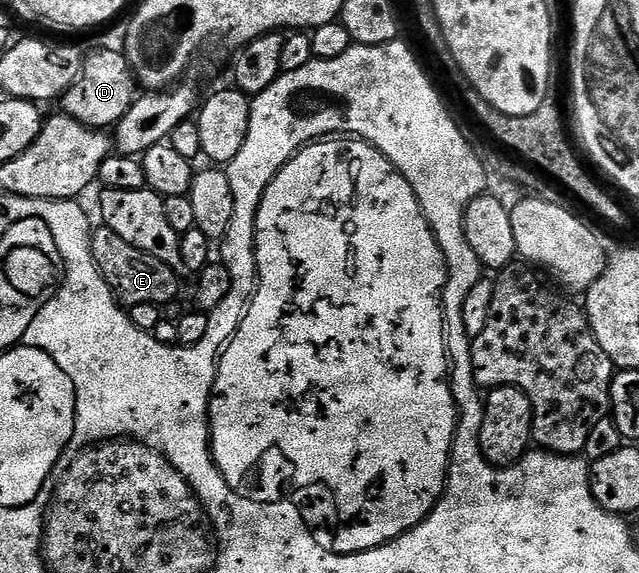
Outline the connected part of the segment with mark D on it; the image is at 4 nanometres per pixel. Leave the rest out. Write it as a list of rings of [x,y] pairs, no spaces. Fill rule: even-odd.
[[[95,50],[83,59],[83,70],[79,79],[64,92],[61,99],[62,113],[82,126],[111,128],[129,112],[137,97],[137,79],[127,63],[126,54],[115,50]]]

